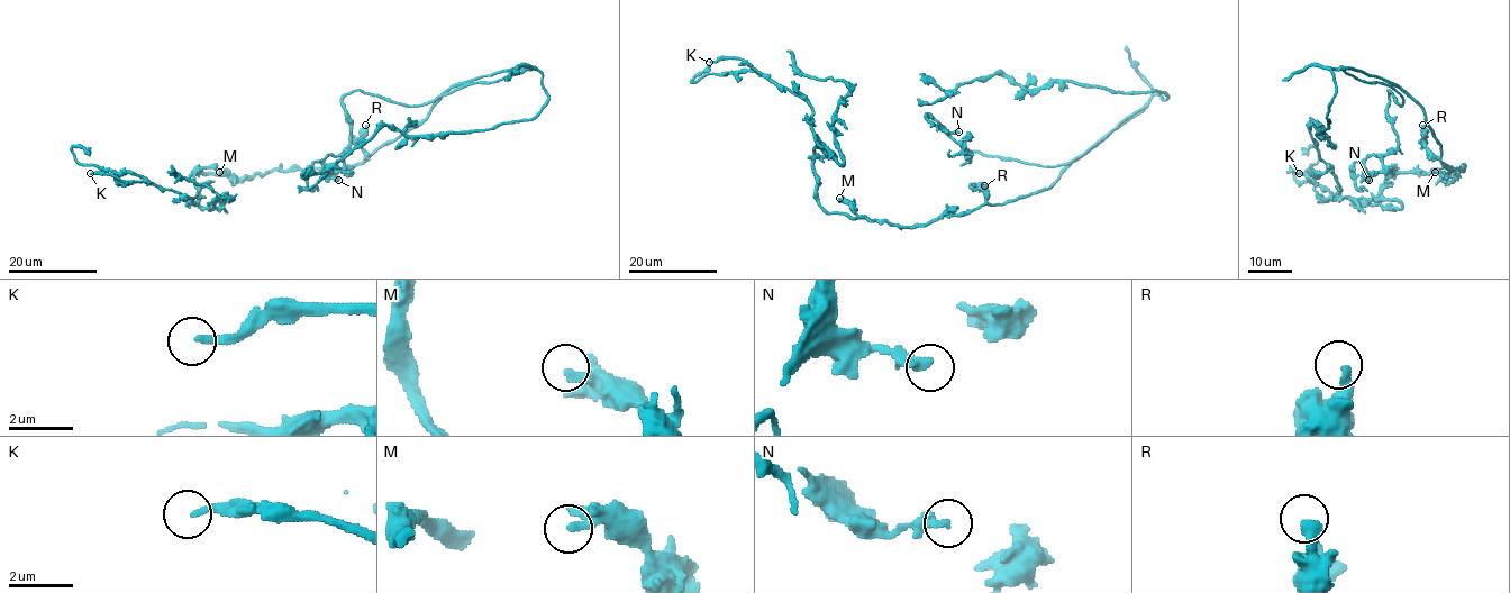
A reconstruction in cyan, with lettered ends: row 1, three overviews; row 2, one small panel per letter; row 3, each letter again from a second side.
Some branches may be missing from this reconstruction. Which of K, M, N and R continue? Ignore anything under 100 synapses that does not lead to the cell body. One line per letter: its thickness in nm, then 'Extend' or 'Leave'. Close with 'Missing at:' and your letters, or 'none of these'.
K: Thickness 200 nm. Leave
M: Thickness 280 nm. Leave
N: Thickness 300 nm. Leave
R: Thickness 340 nm. Leave
Missing at: none of these

